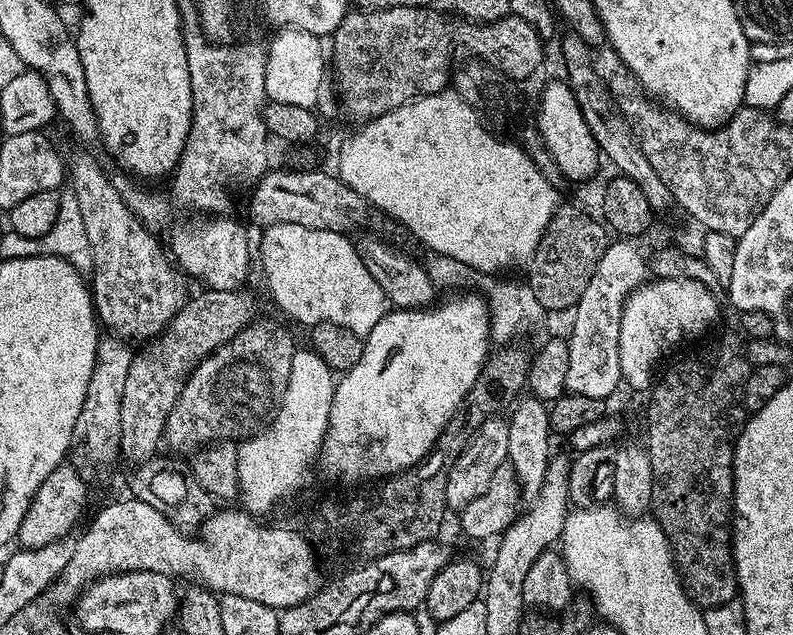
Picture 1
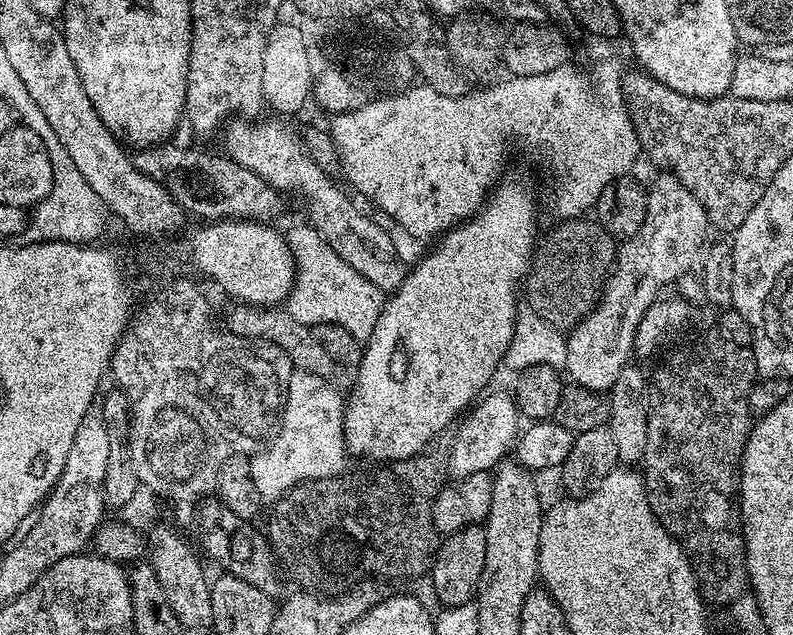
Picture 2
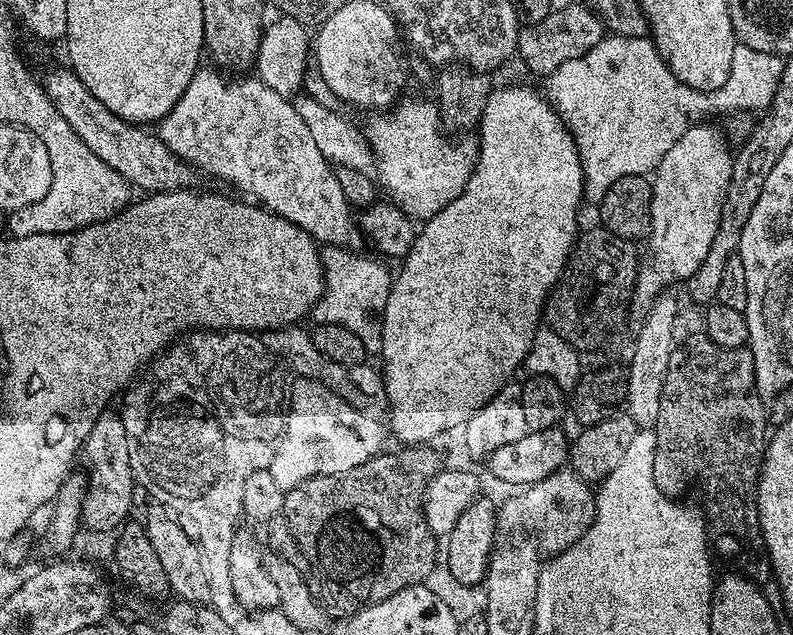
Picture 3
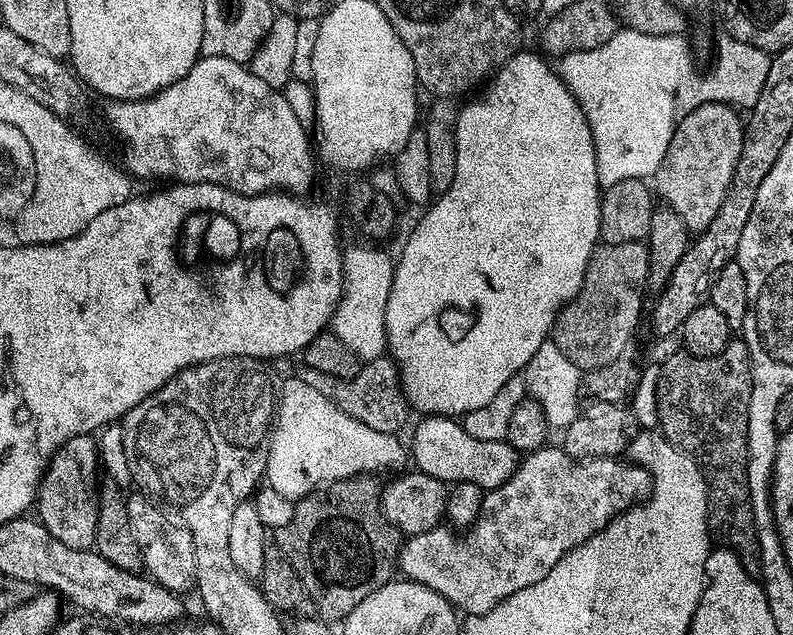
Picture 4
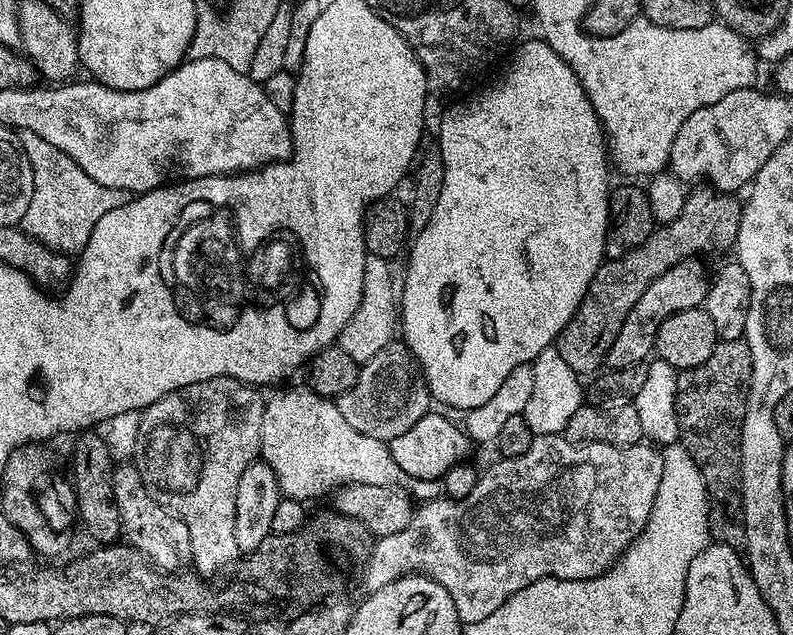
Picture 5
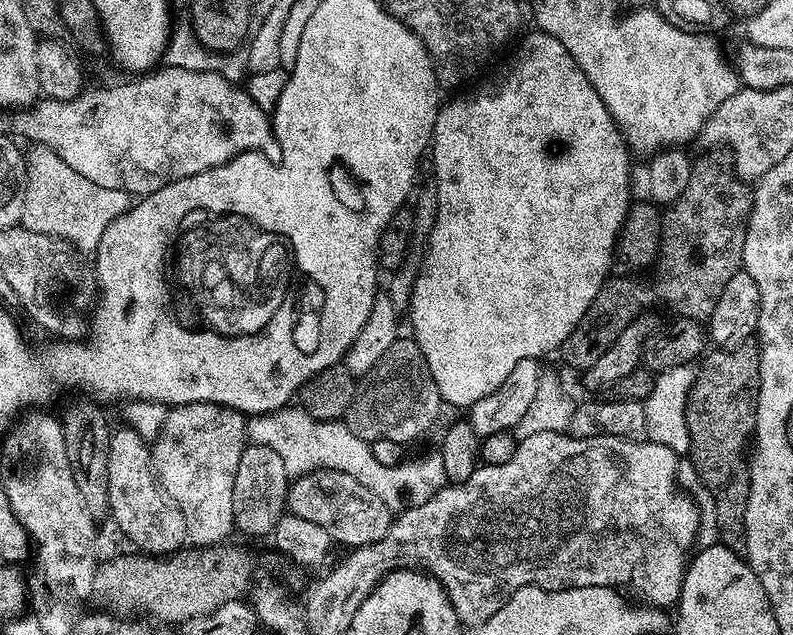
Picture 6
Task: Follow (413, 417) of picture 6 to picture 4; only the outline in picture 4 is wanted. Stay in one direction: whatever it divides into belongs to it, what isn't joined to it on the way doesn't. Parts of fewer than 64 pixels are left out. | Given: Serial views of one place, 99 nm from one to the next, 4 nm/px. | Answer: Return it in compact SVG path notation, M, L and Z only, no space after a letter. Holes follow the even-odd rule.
M387 355L379 356L376 360L369 360L366 364L365 378L354 380L334 380L331 378L316 378L311 381L318 394L326 394L350 418L370 426L370 430L399 433L400 427L408 420L410 405L404 395L404 385L400 383L400 371L394 367L393 361Z

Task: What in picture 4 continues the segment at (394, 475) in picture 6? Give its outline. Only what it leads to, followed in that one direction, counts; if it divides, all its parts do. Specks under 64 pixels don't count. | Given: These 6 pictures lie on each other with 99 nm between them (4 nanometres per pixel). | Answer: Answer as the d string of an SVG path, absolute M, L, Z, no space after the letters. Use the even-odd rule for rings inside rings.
M292 380L282 390L288 393L288 410L281 409L273 419L264 471L267 487L278 490L278 494L298 501L321 484L403 466L406 448L400 445L397 433L370 430L370 426L350 418L326 394L318 394L311 382Z

